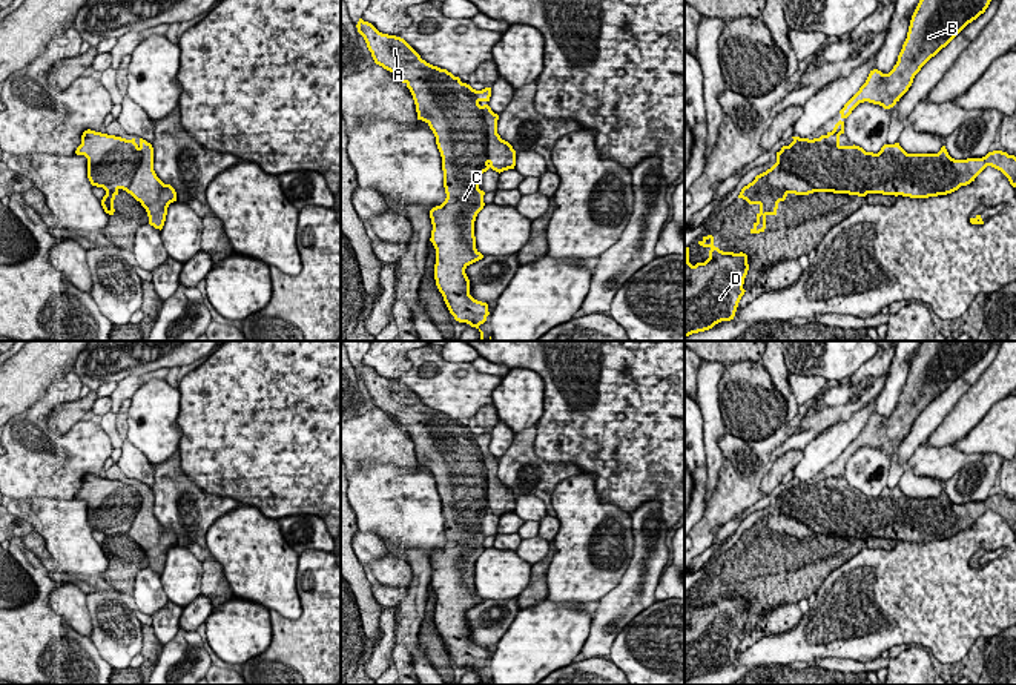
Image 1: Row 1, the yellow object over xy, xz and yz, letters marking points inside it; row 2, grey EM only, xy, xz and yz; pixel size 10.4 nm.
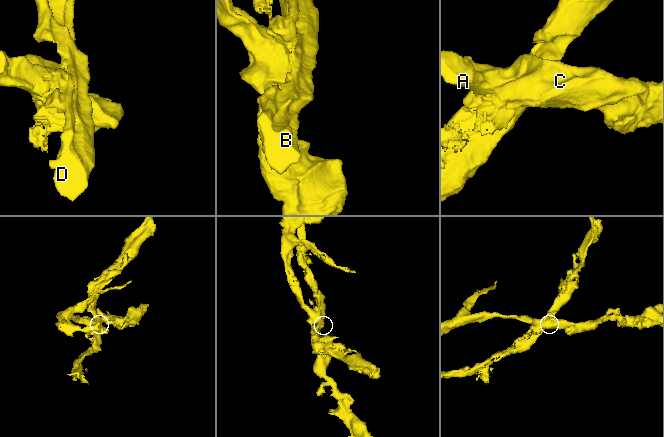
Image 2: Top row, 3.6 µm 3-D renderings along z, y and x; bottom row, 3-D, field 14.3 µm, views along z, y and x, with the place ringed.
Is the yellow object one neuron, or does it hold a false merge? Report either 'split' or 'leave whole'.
split

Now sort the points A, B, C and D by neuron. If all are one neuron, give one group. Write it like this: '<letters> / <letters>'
A C / B D

